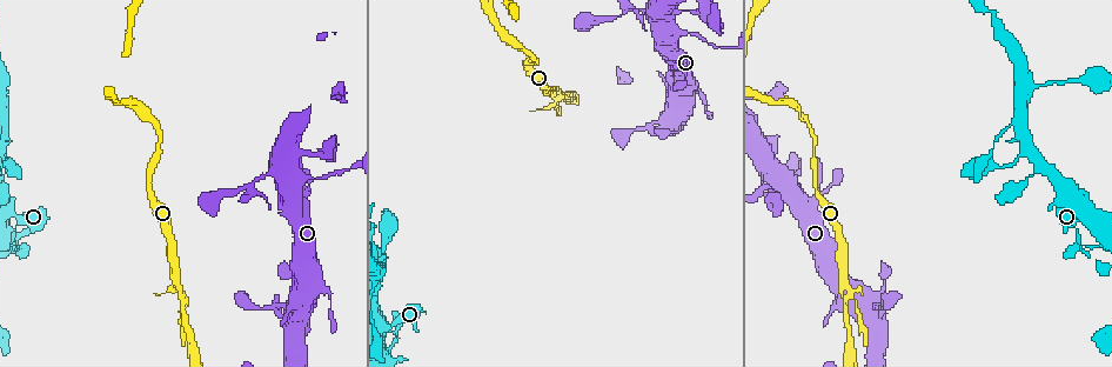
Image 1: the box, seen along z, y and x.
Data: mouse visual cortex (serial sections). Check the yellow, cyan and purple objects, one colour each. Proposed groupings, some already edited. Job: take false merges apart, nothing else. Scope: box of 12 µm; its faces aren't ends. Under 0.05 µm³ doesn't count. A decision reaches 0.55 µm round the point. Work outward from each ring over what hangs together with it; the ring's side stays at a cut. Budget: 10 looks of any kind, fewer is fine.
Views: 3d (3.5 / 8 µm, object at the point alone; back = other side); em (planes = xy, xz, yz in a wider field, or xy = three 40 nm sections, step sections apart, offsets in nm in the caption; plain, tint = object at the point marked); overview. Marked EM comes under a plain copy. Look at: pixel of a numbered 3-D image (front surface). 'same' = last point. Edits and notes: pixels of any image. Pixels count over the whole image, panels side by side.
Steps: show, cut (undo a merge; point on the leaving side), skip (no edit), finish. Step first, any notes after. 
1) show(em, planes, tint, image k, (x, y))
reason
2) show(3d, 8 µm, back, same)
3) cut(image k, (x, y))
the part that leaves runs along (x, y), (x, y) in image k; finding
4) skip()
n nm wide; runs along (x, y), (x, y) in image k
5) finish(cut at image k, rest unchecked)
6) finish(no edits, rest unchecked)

show(3d, 3.5 µm, image 1, (872, 308))
abrupt turn

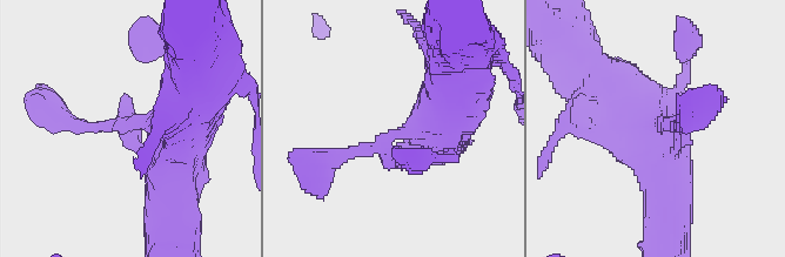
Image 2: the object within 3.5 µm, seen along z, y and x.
show(em, planes, tint, image 2, (144, 124))
shape alone is not enough

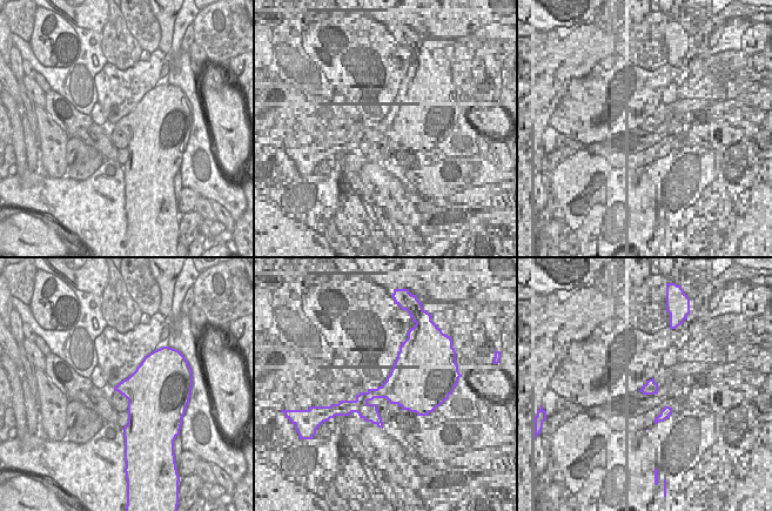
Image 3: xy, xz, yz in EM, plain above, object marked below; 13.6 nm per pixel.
show(em, xy, step 5, tint, same)

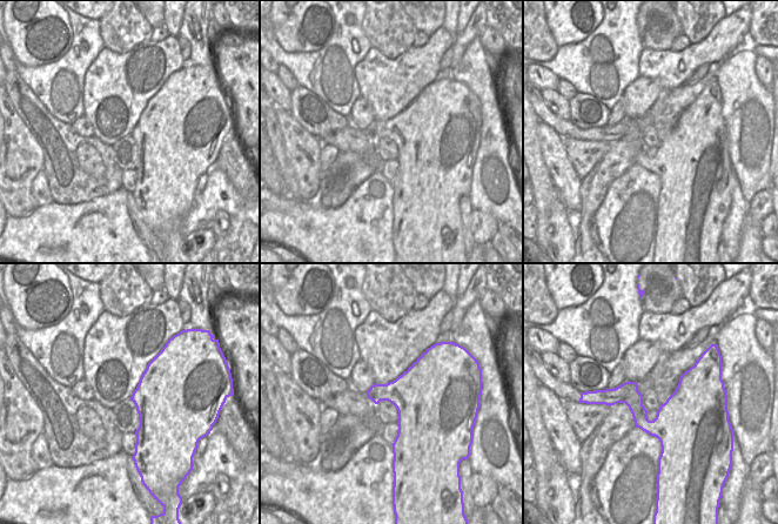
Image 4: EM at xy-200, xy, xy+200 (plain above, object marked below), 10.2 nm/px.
skip()
runs along (592, 78), (650, 124), (668, 201) in image 2; continuous, no second cell

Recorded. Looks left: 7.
show(3d, 8 µm, image 1, (829, 183))
thin neck

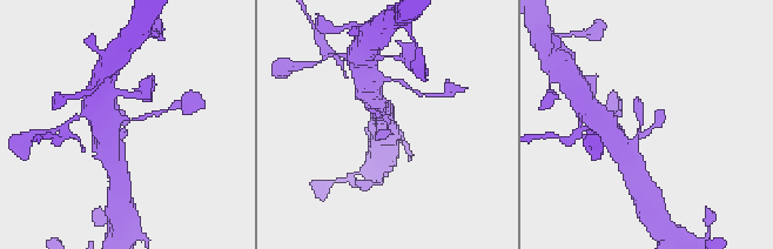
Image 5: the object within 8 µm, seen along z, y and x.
show(em, planes, tint, image 5, (388, 125))

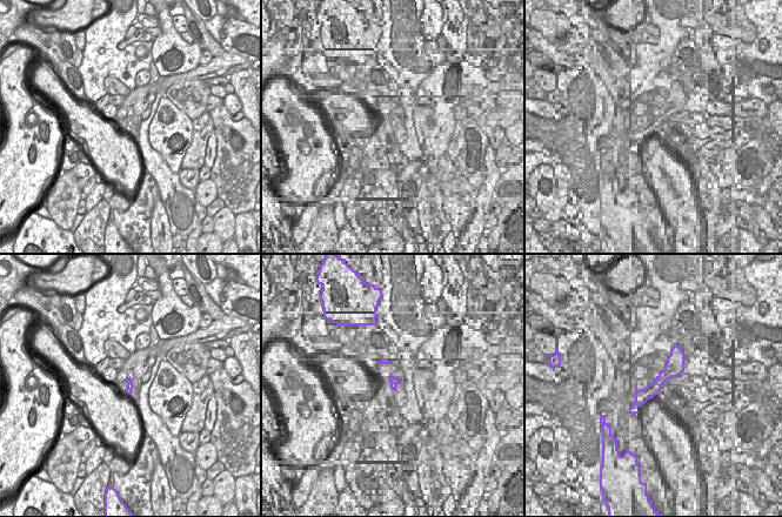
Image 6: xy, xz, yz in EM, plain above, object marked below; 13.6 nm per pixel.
skip()
runs along (627, 156), (637, 138), (665, 116) in image 5; one cell here

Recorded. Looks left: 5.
show(3d, 3.5 µm, image 1, (180, 282))
branch point

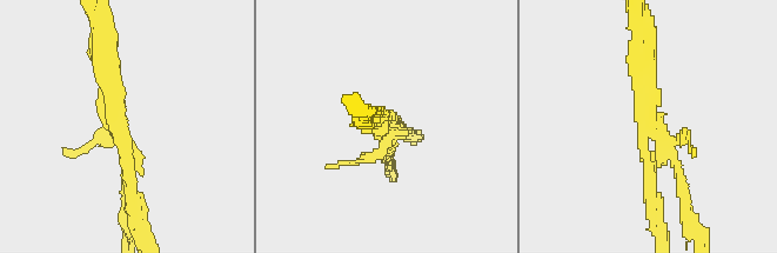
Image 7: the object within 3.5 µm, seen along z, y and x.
show(em, xy, step 2, tint, image 7, (383, 120))

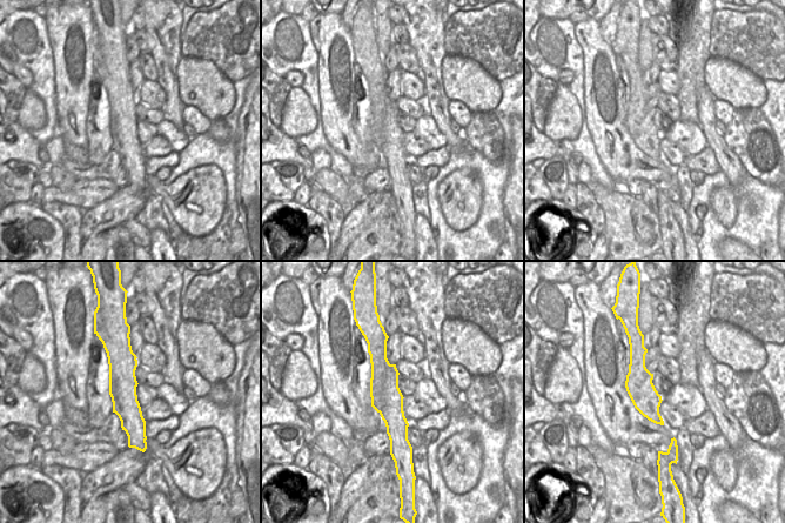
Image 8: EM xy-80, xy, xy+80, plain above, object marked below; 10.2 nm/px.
cut(image 7, (683, 194))
the part that leaves runs along (660, 133), (695, 234) in image 7; a second cell is stuck on

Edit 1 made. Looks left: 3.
show(3d, 3.5 µm, image 1, (625, 10))
arms part here

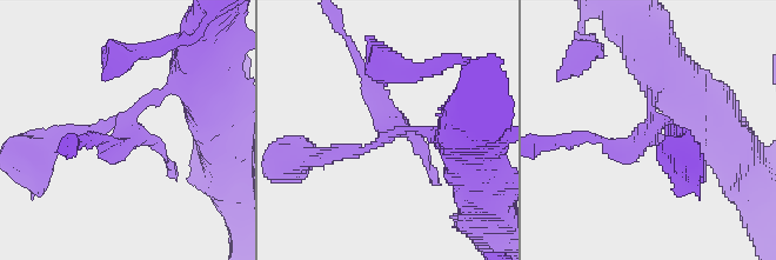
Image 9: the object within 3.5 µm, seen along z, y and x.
show(em, xy, step 3, tint, image 9, (126, 123))
now the EM

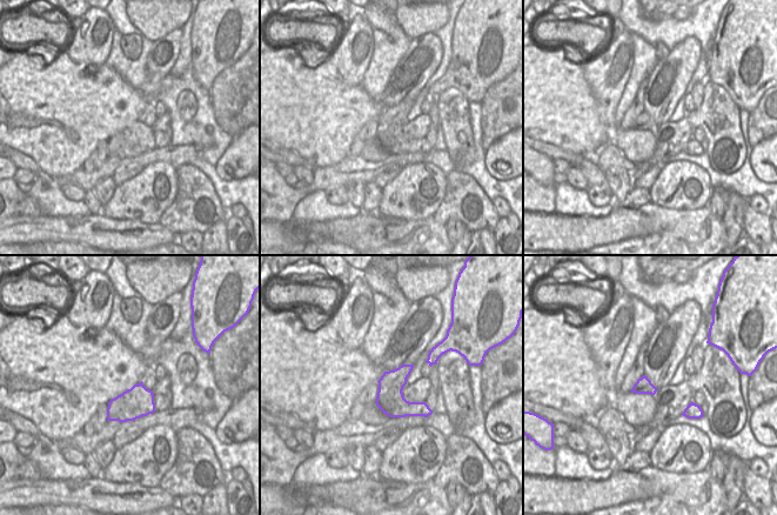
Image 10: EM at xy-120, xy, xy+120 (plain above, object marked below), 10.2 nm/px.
cut(image 9, (112, 157))
a second cell is stuck on

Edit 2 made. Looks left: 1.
finish(cut at image 7, cut at image 9, rest unchecked)

